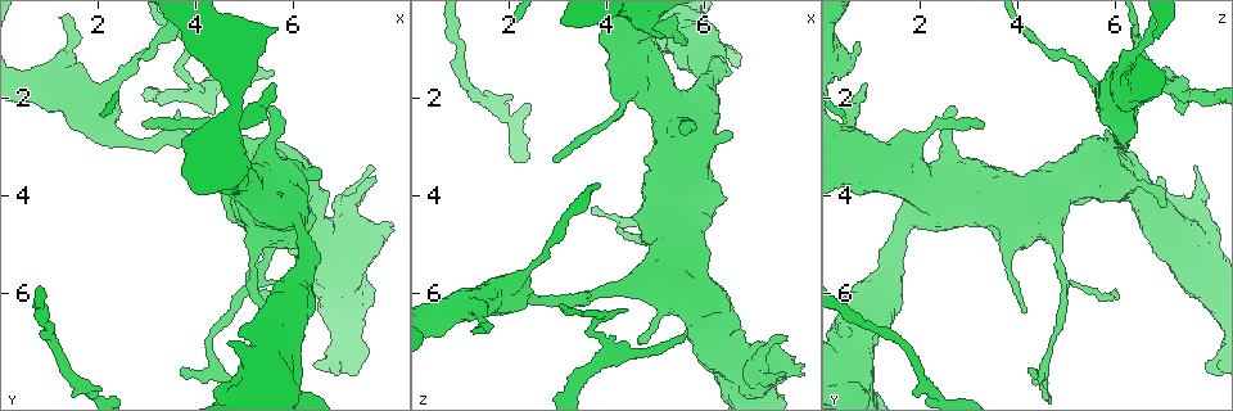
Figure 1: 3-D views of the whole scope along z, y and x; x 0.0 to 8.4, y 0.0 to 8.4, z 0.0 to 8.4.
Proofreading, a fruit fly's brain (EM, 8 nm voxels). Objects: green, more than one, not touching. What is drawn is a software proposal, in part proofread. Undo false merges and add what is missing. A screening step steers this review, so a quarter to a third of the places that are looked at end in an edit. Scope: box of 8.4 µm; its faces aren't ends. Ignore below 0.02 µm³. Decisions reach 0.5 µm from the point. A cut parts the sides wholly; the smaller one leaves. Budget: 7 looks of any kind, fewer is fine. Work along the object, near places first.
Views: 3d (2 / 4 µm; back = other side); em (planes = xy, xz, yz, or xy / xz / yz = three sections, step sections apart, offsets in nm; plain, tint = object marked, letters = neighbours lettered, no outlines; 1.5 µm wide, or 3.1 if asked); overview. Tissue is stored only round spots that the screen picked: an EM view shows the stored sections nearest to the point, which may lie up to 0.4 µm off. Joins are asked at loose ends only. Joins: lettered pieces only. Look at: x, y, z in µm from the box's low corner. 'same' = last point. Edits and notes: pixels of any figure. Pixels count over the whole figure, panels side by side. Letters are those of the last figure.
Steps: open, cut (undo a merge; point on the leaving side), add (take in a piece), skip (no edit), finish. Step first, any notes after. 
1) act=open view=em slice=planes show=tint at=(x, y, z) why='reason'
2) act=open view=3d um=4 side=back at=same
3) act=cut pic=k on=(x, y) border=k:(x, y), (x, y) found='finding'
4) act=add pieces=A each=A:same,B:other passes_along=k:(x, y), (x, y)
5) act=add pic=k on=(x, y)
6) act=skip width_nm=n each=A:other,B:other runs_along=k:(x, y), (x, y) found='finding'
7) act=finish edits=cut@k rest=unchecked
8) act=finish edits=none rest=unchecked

act=open view=3d um=4 at=(5.15, 0.90, 0.75)

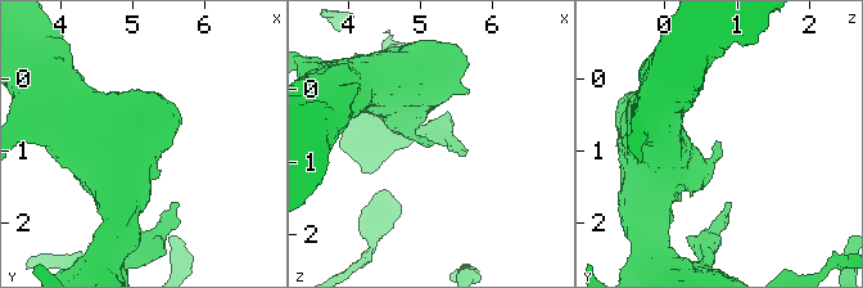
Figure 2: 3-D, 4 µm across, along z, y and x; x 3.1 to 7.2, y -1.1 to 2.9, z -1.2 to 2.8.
act=open view=em slice=planes show=plain at=(5.15, 0.85, 0.80) why='need the tissue'

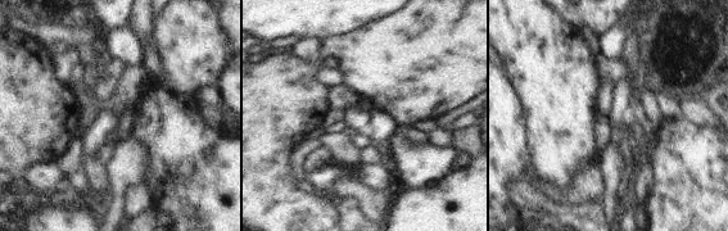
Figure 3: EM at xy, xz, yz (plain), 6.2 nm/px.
act=open view=em slice=planes show=letters at=same why='what lies round it'

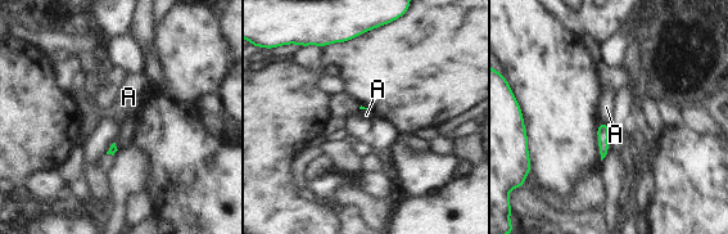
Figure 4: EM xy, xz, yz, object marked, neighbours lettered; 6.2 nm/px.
act=skip each=A:other border=4:(600, 120), (609, 125) found='no lettered piece goes on from it'

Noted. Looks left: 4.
act=open view=em slice=planes show=tint at=(4.65, 4.20, 7.05) why='free end'

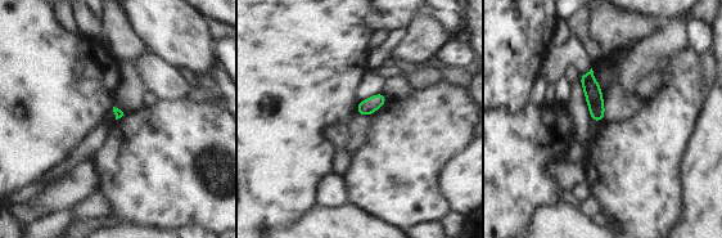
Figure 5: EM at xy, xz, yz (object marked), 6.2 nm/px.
act=open view=em slice=planes show=letters at=same

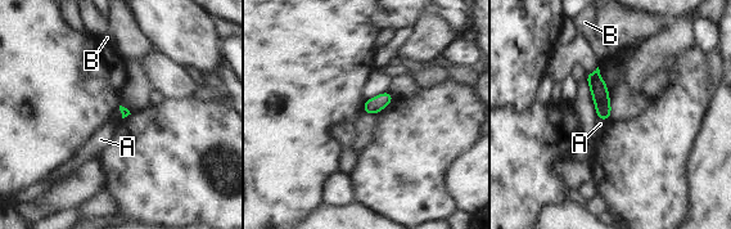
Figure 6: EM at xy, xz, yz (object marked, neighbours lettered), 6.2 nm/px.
act=skip each=A:other,B:other border=6:(598, 117), (605, 121) found='no lettered piece goes on from it'

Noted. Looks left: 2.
act=open view=3d um=4 at=(3.65, 2.30, 6.10) why='free end'

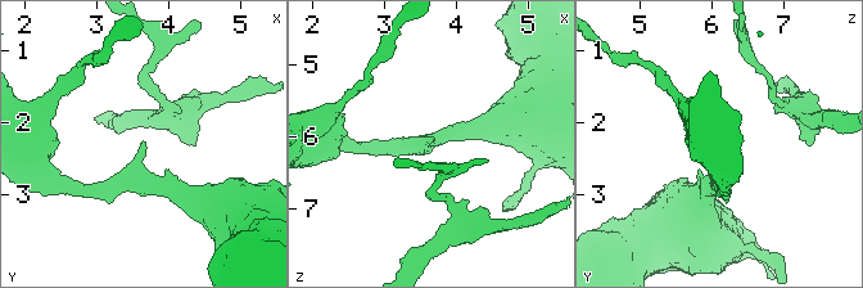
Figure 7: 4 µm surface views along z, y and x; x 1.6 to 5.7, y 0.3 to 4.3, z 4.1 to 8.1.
act=open view=em slice=planes show=letters at=(3.70, 2.25, 6.05)

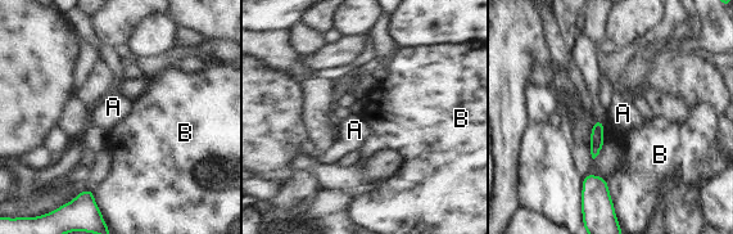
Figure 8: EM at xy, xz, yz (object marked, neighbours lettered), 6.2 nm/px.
act=skip each=A:other,B:other border=8:(605, 178), (614, 206) found='no lettered piece goes on from it'

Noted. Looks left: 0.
act=finish edits=none rest=unchecked

